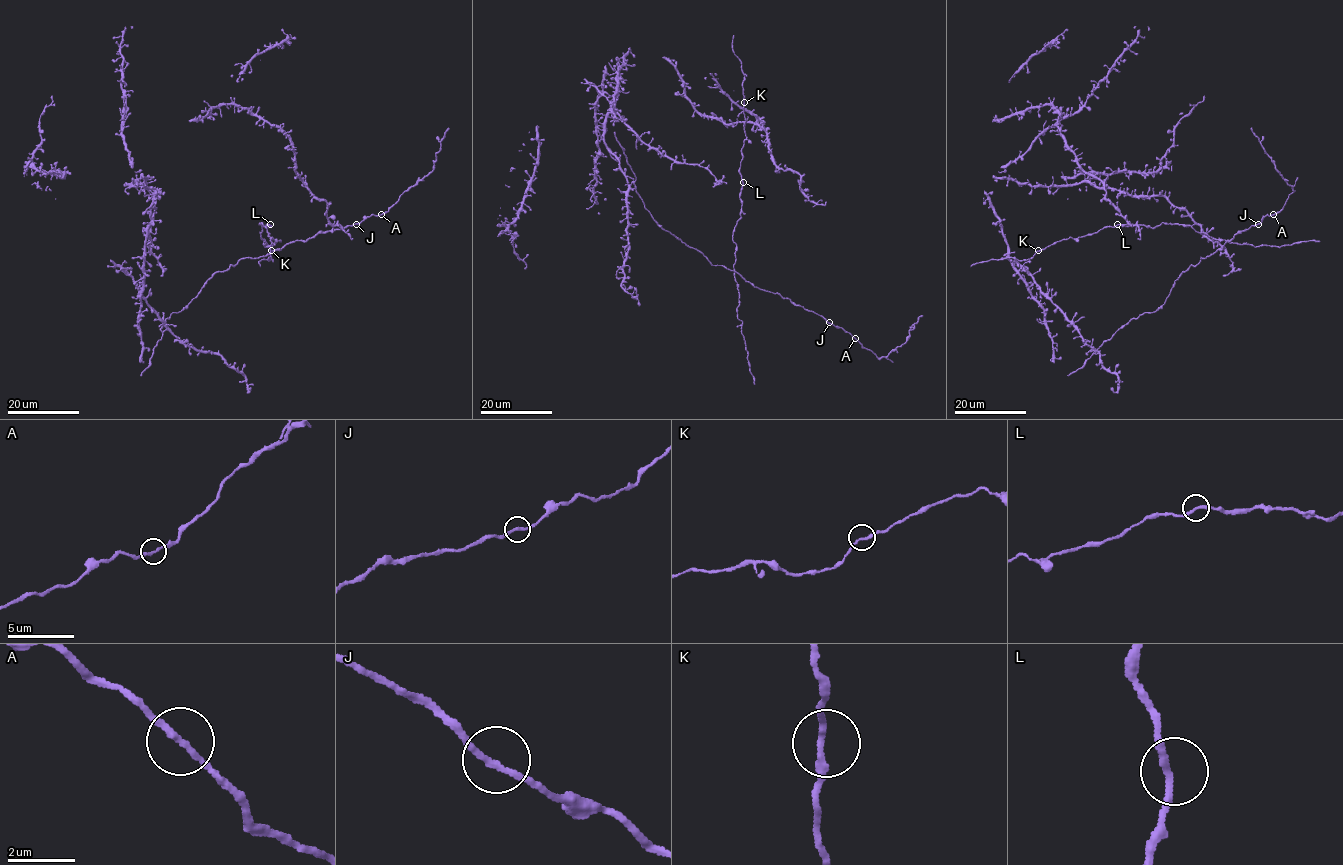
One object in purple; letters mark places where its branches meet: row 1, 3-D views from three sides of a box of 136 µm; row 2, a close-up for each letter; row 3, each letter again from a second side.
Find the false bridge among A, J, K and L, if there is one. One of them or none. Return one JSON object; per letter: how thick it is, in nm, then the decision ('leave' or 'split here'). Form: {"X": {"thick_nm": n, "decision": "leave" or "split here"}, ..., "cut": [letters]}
{"A": {"thick_nm": 200, "decision": "split here"}, "J": {"thick_nm": 200, "decision": "leave"}, "K": {"thick_nm": 190, "decision": "leave"}, "L": {"thick_nm": 220, "decision": "leave"}, "cut": ["A"]}

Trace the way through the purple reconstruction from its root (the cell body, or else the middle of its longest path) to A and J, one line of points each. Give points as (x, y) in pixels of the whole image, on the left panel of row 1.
A: (162, 327), (215, 273), (240, 259), (263, 257), (296, 241), (381, 214)
J: (162, 327), (215, 273), (240, 259), (263, 257), (318, 233), (356, 224)

